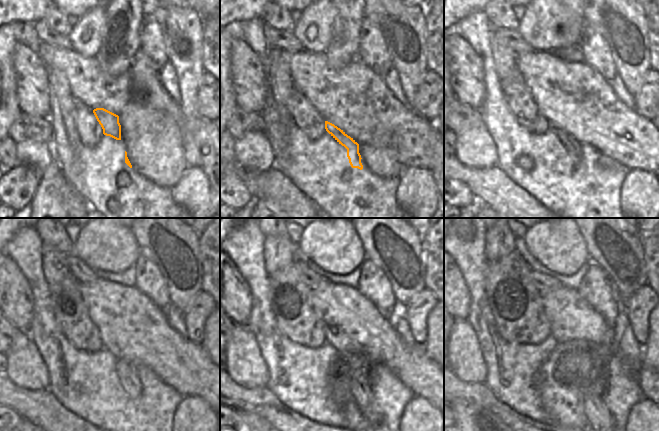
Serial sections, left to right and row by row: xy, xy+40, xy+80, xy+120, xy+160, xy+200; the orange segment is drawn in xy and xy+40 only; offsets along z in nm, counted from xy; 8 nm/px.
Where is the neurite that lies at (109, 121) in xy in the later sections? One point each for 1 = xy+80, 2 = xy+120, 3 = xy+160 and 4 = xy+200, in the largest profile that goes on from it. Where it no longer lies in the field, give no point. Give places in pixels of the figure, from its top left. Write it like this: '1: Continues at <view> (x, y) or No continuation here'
1: Continues at xy+80 (573, 147)
2: Continues at xy+120 (130, 382)
3: Continues at xy+160 (359, 386)
4: Continues at xy+200 (601, 421).

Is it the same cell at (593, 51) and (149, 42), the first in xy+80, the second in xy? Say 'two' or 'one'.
one

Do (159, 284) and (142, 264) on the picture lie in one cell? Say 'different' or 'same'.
same

